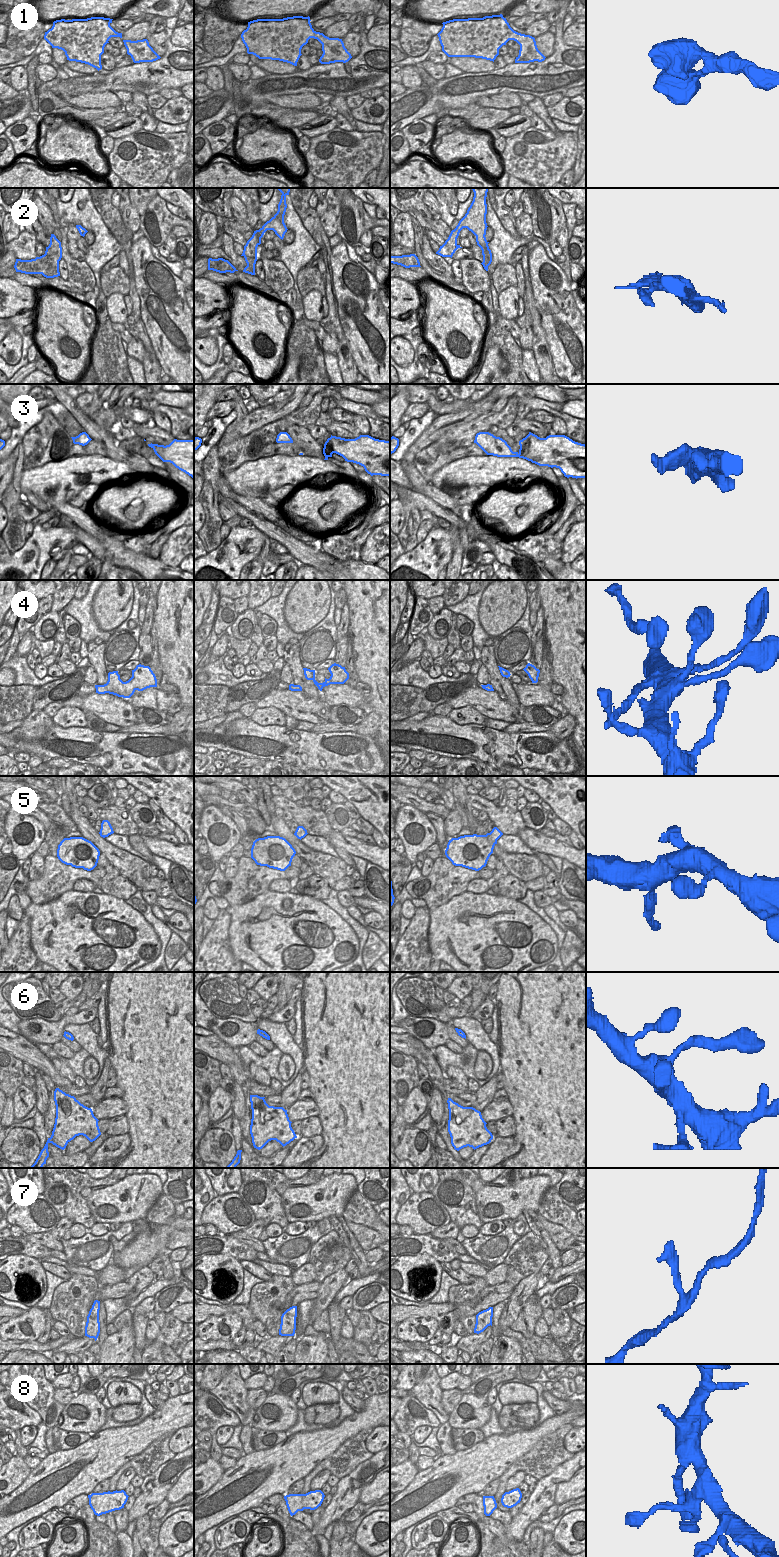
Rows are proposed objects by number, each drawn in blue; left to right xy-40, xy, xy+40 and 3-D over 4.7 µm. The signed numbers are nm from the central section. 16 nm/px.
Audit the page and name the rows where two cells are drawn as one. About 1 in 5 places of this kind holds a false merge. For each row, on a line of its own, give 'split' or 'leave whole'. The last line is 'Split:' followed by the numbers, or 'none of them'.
1: leave whole
2: leave whole
3: leave whole
4: leave whole
5: leave whole
6: leave whole
7: leave whole
8: leave whole
Split: none of them

